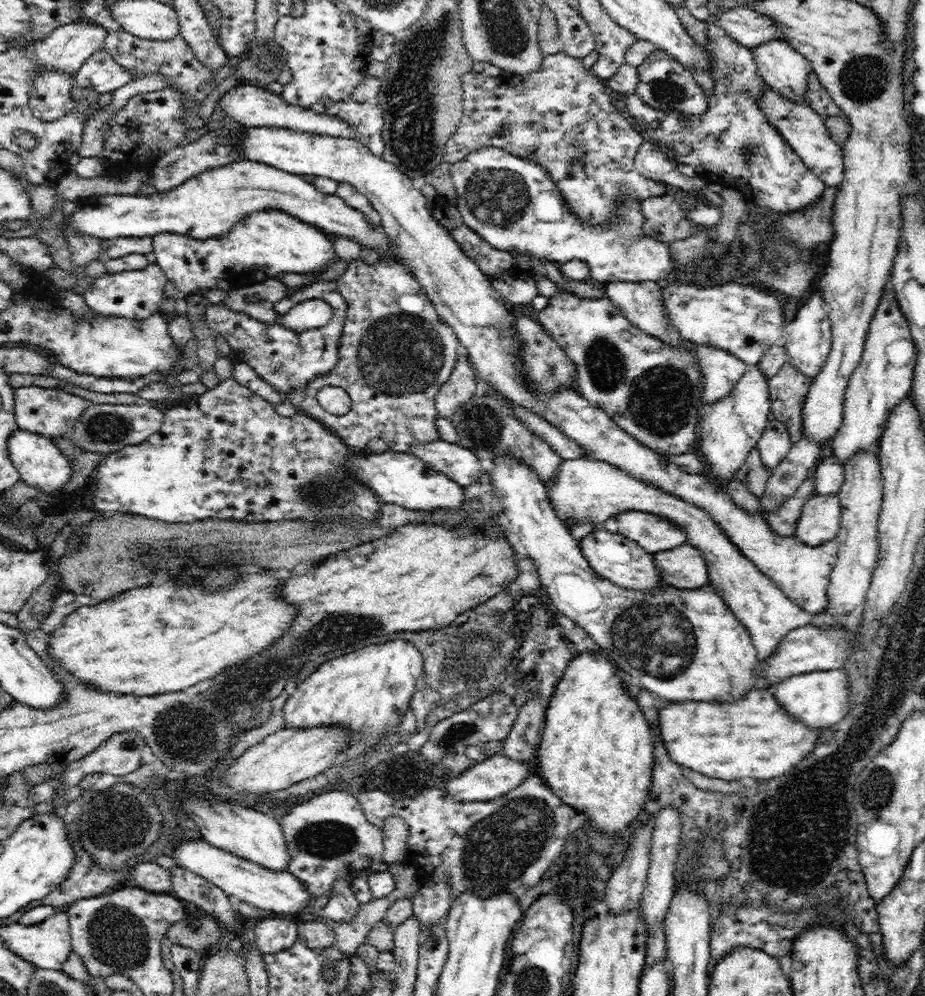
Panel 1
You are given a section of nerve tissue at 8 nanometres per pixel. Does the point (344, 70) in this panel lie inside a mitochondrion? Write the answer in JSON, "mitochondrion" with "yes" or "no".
{"mitochondrion":"no"}

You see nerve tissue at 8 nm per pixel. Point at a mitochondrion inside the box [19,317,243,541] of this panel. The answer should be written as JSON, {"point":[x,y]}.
{"point":[111,428]}

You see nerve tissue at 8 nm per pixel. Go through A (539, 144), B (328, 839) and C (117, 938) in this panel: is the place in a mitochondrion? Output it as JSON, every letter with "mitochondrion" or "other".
{"A":"other","B":"mitochondrion","C":"mitochondrion"}

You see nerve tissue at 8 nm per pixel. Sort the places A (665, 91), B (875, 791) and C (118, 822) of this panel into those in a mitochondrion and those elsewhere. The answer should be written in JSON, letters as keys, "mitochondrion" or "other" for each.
{"A":"mitochondrion","B":"mitochondrion","C":"mitochondrion"}

